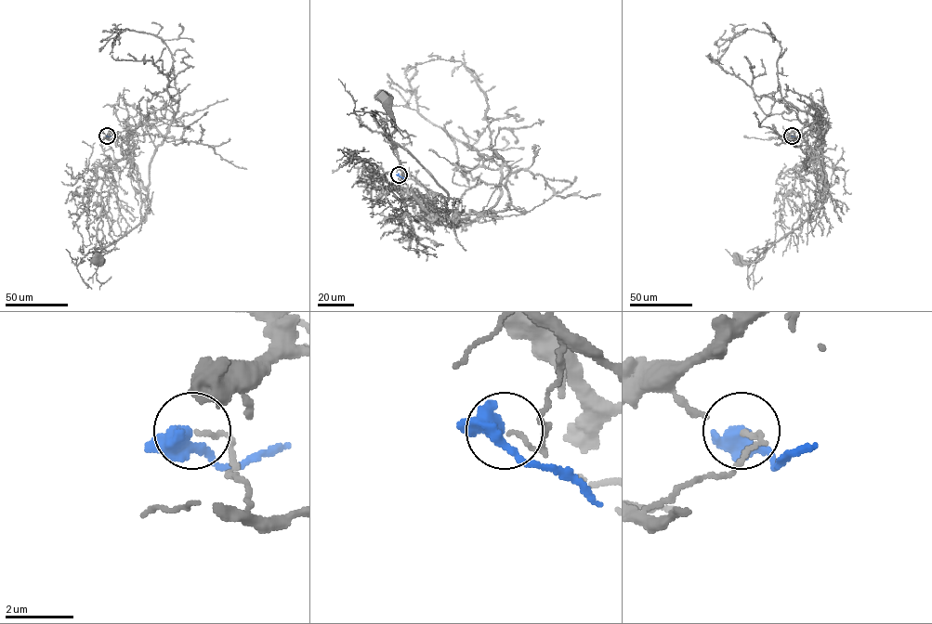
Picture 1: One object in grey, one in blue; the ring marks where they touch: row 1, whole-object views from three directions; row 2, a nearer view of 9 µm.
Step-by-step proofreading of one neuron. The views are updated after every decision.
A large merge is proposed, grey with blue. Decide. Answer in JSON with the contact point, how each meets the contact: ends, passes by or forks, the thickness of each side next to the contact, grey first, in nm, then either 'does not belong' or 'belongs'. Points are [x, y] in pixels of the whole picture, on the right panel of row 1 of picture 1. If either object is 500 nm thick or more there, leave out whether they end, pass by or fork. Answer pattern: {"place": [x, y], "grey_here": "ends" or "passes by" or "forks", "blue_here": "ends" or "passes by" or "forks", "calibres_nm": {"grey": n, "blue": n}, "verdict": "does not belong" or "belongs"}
{"place": [792, 136], "grey_here": "ends", "blue_here": "passes by", "calibres_nm": {"grey": 110, "blue": 440}, "verdict": "does not belong"}

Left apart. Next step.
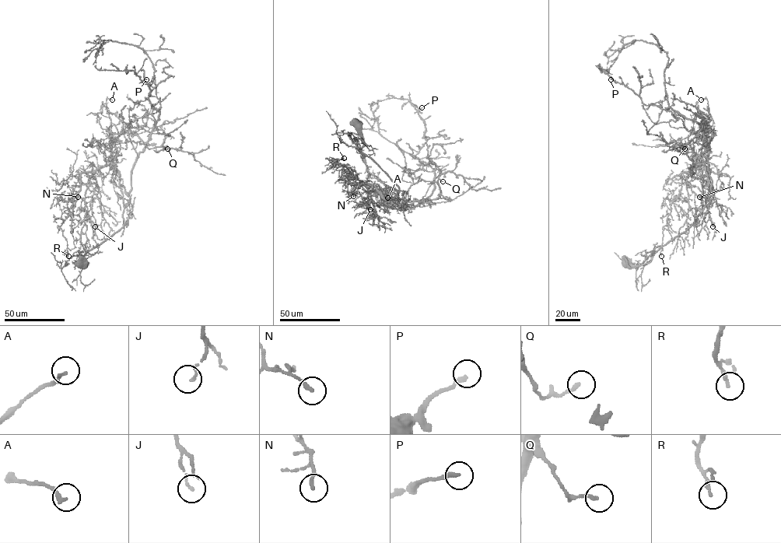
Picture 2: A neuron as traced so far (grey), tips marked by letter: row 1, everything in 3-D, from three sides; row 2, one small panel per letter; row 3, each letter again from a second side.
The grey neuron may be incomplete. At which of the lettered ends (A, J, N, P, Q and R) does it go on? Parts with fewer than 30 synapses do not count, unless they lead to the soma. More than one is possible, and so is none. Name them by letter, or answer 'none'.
none

